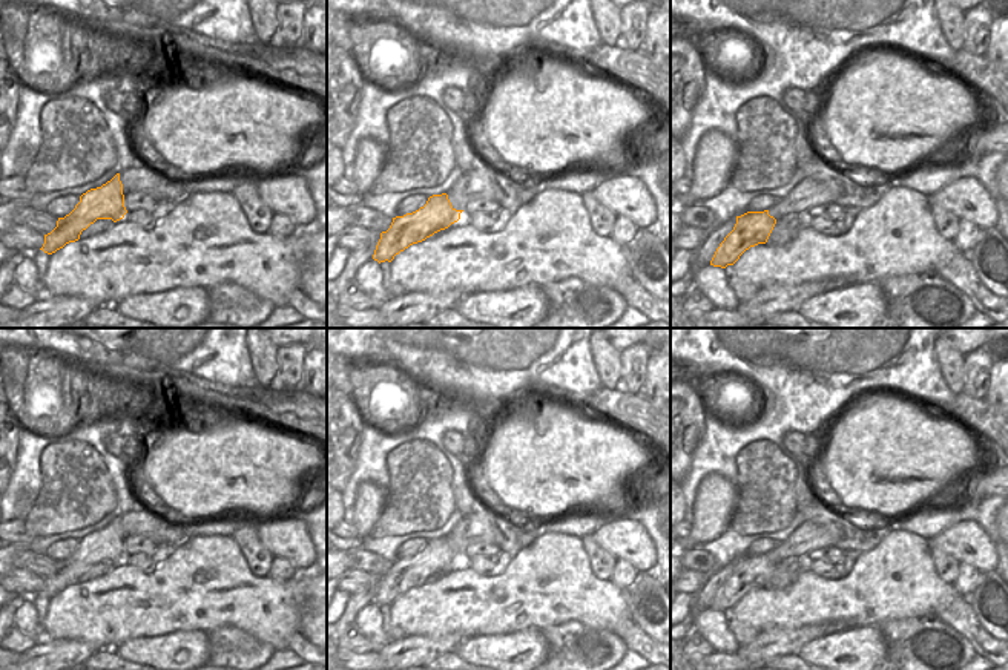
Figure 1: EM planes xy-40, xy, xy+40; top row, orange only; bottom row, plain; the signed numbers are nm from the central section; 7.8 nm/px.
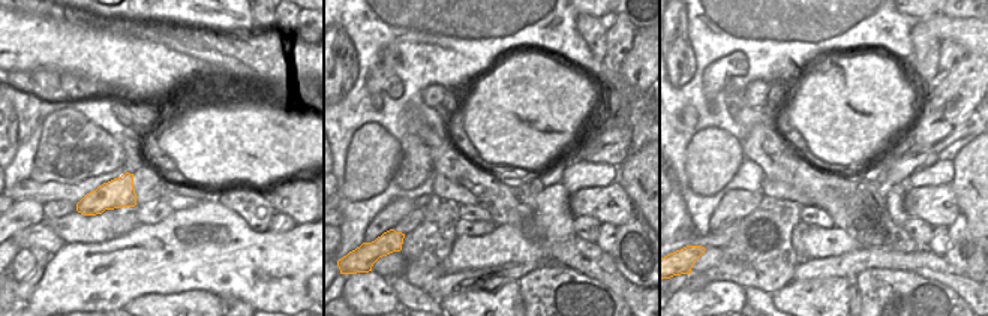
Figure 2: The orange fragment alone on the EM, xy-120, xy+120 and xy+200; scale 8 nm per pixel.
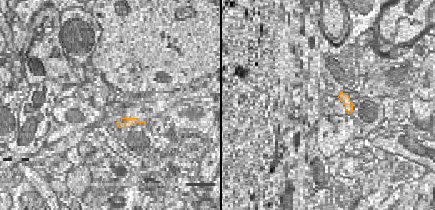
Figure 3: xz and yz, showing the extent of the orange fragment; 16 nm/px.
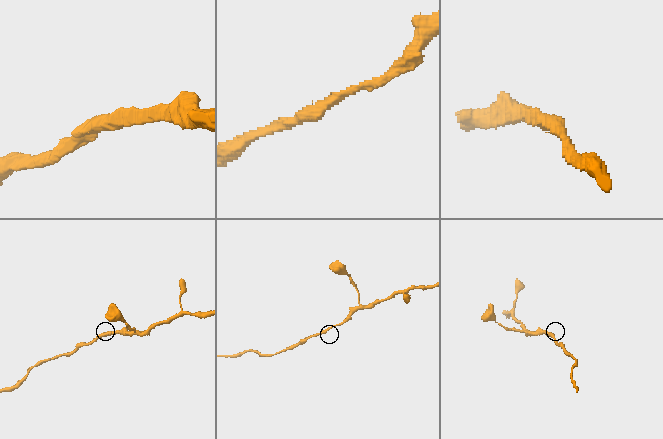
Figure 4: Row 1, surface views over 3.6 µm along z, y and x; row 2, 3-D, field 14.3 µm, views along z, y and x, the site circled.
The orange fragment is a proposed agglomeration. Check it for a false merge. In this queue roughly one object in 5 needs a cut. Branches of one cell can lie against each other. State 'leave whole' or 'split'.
leave whole

